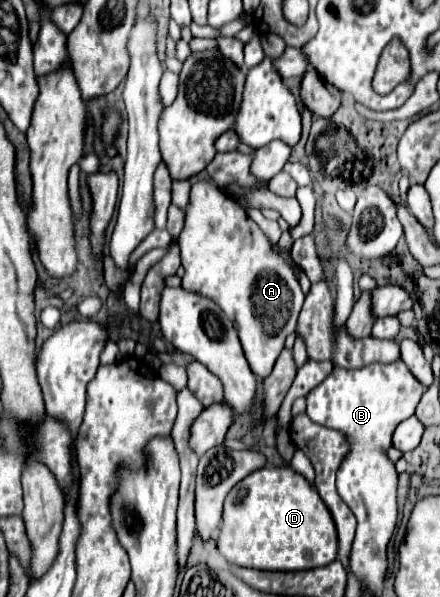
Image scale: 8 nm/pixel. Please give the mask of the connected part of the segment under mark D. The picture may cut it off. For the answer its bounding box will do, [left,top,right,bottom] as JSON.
[220,466,338,570]

